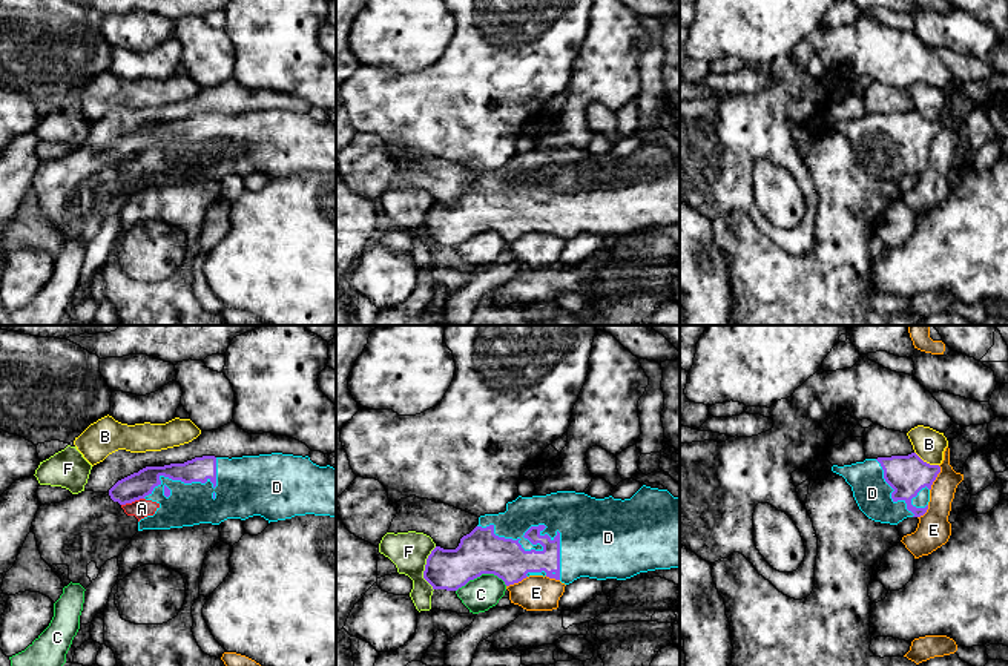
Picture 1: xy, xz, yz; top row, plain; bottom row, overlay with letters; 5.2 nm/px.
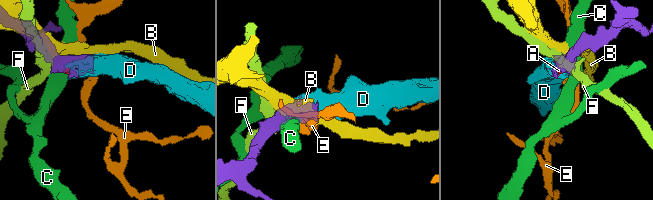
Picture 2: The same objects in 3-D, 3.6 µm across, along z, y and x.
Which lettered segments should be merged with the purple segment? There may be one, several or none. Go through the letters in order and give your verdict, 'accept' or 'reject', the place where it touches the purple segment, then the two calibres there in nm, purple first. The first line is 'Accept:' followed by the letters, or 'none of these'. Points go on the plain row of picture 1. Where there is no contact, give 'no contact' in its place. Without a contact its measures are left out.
Accept: A, D
A: accept | xy (132, 157) | 140/100 nm
B: reject | yz (925, 118) | 200/160 nm
C: reject | xz (480, 230) | 240/170 nm
D: accept | xz (525, 191) | 240/220 nm
E: reject | yz (936, 132) | 200/150 nm
F: reject | xz (425, 224) | 220/200 nm

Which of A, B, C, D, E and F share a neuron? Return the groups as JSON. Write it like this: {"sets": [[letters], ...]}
{"sets": [["A", "D"], ["B"], ["C"], ["E"], ["F"]]}

